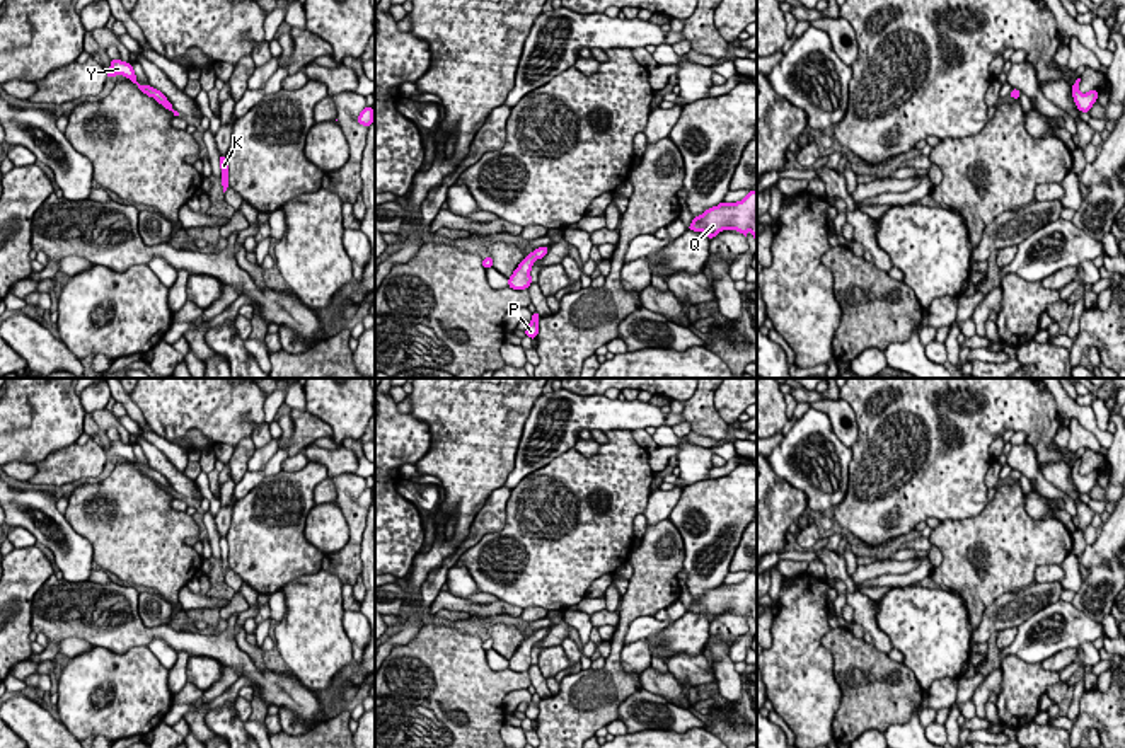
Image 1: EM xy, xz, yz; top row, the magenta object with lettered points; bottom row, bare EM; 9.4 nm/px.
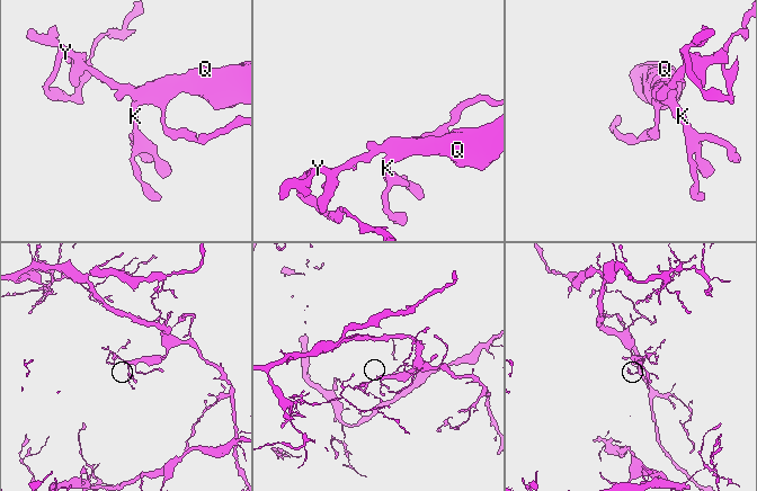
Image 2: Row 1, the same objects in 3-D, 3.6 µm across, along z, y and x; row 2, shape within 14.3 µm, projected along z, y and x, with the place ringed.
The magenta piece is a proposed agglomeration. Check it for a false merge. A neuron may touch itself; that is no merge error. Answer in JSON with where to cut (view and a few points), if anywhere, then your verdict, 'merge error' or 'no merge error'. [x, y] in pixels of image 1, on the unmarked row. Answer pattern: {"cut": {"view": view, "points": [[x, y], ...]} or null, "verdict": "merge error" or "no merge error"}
{"cut": null, "verdict": "no merge error"}

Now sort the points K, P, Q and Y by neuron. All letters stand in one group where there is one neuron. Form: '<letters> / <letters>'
K P Q Y

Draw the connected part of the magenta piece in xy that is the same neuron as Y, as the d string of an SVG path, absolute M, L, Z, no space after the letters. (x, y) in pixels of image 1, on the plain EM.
M111 441L111 448L106 458L112 460L114 457L123 457L130 460L143 475L147 475L148 479L153 479L159 486L169 491L174 498L179 498L179 494L172 489L172 486L167 482L167 479L160 472L150 467L140 467L136 463L136 457L131 445L124 445L123 441Z

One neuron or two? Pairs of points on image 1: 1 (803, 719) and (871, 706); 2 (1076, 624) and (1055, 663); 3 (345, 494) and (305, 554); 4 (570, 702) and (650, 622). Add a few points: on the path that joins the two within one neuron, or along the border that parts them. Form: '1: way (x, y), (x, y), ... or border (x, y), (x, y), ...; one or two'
1: border (832, 673), (839, 687), (839, 709), (834, 730); two
2: border (1076, 646), (1064, 648), (1040, 661); two
3: border (324, 554), (319, 568); two
4: border (651, 614), (643, 614), (628, 626), (624, 643); two

